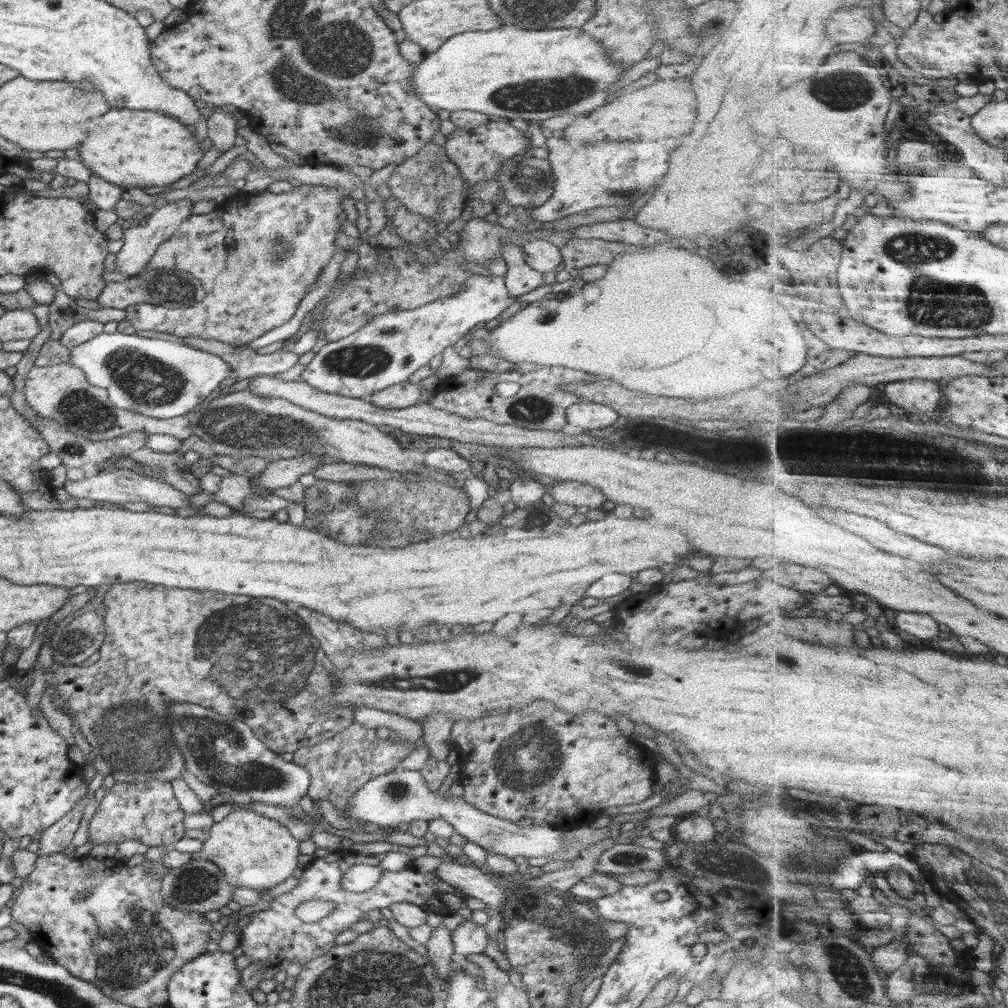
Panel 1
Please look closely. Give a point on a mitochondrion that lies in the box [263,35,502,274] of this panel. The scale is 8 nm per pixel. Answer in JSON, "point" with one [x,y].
{"point":[356,130]}

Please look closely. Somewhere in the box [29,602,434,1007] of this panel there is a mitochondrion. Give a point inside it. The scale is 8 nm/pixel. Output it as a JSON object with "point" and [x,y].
{"point":[135,947]}

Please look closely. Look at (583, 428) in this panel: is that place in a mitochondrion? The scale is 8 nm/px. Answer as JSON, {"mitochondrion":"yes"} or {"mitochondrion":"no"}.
{"mitochondrion":"no"}

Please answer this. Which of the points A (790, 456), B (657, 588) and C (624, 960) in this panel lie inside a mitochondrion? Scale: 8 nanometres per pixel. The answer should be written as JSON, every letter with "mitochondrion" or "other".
{"A":"mitochondrion","B":"other","C":"mitochondrion"}

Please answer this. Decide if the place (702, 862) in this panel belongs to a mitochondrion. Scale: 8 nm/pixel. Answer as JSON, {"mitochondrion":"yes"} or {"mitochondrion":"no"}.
{"mitochondrion":"yes"}

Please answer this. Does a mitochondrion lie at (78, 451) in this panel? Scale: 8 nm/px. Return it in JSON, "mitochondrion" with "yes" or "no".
{"mitochondrion":"yes"}

